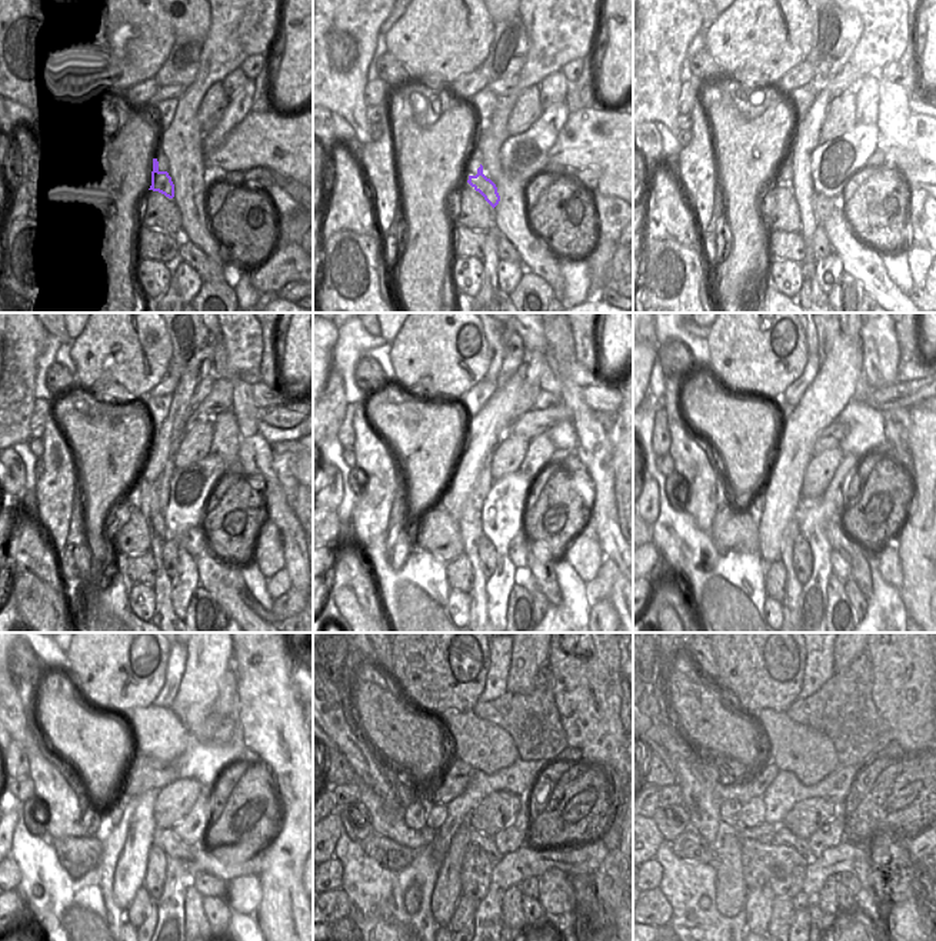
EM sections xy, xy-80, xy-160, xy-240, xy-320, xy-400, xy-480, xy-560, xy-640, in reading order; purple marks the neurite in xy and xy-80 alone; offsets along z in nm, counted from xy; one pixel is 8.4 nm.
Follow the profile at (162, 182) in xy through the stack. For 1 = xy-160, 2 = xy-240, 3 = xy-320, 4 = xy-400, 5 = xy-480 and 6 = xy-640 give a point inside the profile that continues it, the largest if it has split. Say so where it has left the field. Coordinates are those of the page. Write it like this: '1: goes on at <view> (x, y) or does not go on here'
1: goes on at xy-160 (823, 206)
2: goes on at xy-240 (193, 540)
3: goes on at xy-320 (519, 546)
4: goes on at xy-400 (840, 566)
5: goes on at xy-480 (207, 886)
6: goes on at xy-640 (848, 878)

